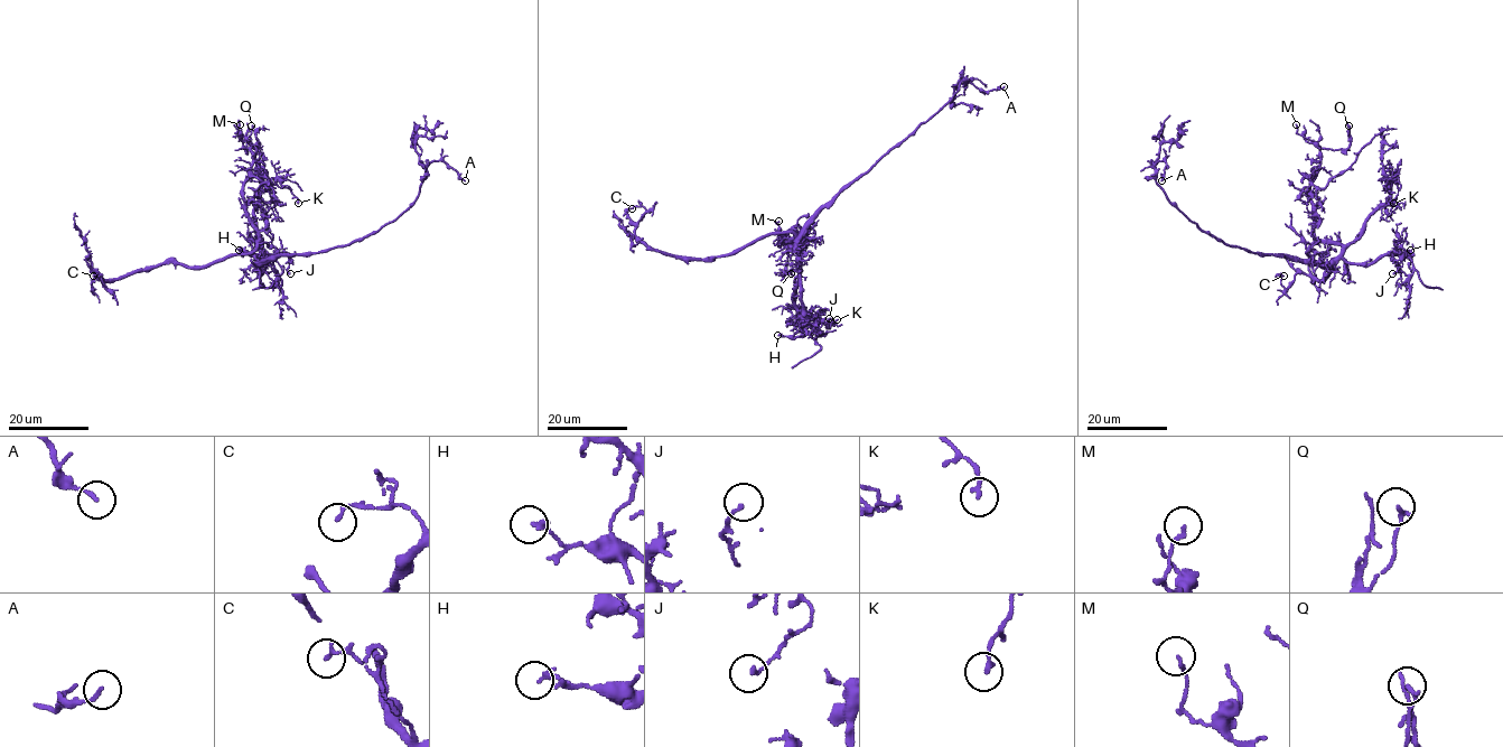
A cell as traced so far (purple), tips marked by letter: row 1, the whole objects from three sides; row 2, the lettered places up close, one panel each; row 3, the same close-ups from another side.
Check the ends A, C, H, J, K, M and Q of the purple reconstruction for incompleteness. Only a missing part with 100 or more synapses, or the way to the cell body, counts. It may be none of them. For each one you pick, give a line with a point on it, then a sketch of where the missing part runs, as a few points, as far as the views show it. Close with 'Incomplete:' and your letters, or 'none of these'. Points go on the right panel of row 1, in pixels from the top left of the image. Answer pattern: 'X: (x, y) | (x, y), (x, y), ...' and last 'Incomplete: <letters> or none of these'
Incomplete: none of these

